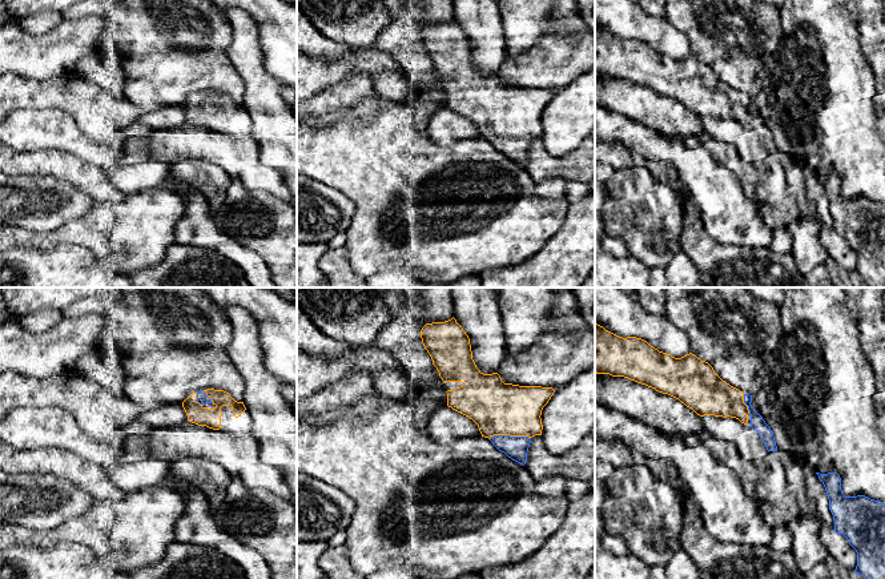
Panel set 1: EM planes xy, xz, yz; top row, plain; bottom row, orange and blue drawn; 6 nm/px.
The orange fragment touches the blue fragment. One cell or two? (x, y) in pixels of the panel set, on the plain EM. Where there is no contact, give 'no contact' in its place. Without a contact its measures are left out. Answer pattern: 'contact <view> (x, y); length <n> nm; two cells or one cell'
contact xz (509, 136); length 260 nm; one cell

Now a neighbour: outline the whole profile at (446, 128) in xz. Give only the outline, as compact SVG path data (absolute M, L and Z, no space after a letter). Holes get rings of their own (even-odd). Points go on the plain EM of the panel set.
M447 106L439 109L430 118L426 130L431 141L442 148L460 141L476 141L482 138L478 126L472 121Z

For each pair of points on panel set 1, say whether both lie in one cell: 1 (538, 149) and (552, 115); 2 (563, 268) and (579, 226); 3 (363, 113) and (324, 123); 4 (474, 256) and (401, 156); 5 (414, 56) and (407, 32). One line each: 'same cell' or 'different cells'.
1: different cells
2: same cell
3: same cell
4: same cell
5: same cell

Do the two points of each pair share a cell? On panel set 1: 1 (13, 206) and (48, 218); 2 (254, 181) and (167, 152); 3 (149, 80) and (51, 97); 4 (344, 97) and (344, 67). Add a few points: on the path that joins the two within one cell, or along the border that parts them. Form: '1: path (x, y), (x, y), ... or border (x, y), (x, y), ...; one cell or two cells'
1: path (21, 206), (36, 206), (40, 210); one cell
2: path (233, 160), (222, 149), (188, 149); one cell
3: border (125, 96), (141, 113); two cells
4: border (370, 75), (349, 73), (317, 93); two cells

